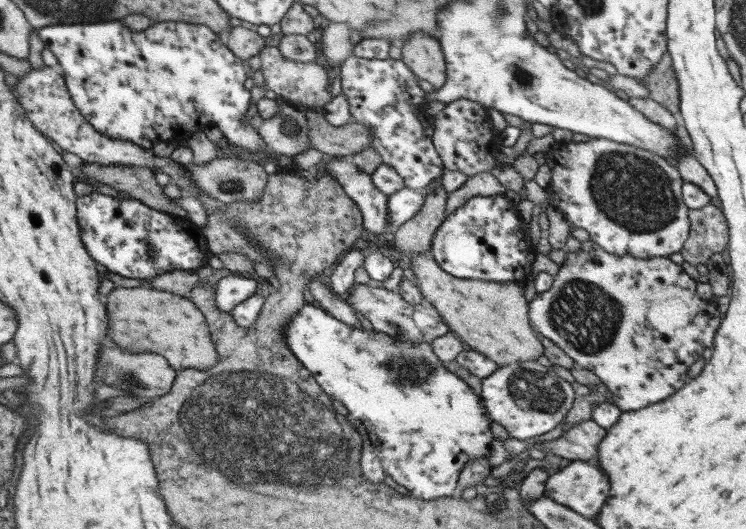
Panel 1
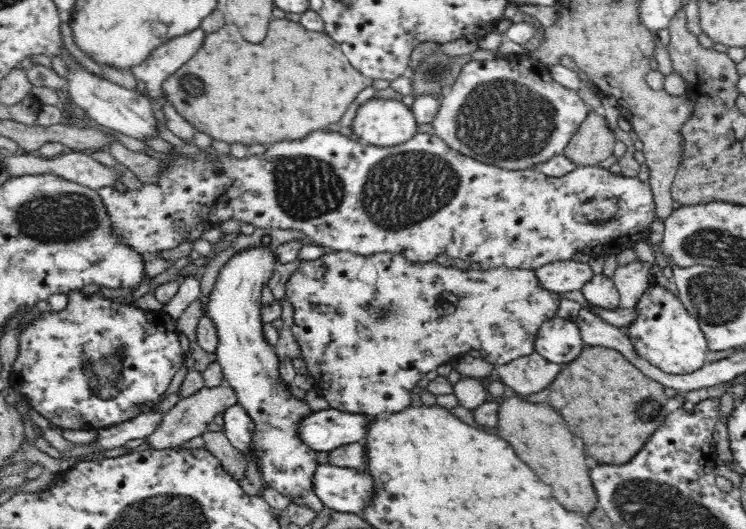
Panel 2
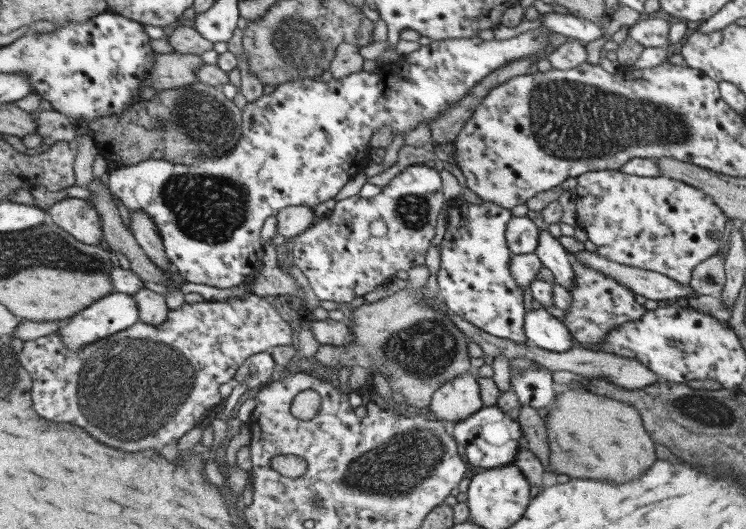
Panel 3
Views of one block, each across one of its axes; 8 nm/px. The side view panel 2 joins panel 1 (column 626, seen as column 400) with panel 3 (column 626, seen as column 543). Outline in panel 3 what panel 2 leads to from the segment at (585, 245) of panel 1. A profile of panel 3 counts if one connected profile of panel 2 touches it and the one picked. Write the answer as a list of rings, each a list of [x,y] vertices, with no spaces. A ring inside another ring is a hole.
[[[572,258],[572,270],[576,277],[569,290],[571,304],[564,312],[563,324],[578,340],[579,346],[590,349],[596,344],[602,344],[611,331],[642,319],[647,314],[645,306],[636,301],[634,291],[618,283],[616,279],[584,265],[576,258]]]

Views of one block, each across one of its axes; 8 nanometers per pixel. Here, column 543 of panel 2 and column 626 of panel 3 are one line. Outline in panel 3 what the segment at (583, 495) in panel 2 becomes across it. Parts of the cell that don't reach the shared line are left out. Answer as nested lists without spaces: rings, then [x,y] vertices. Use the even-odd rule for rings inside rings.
[[[584,388],[556,392],[554,404],[548,406],[545,430],[550,444],[550,468],[557,474],[628,482],[646,472],[656,460],[654,442],[646,434],[638,410],[618,400],[596,396]],[[598,410],[610,412],[600,412],[598,422]]]

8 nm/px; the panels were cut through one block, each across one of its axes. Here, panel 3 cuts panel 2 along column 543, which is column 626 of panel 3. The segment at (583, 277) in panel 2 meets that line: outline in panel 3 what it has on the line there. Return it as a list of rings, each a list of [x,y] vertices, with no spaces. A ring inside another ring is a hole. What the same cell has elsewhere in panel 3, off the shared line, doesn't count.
[[[583,250],[571,254],[572,258],[582,261],[584,265],[596,271],[600,271],[634,291],[634,294],[650,300],[689,300],[698,297],[698,294],[690,285],[684,285],[670,277],[654,271],[626,266],[606,260],[596,252]]]

